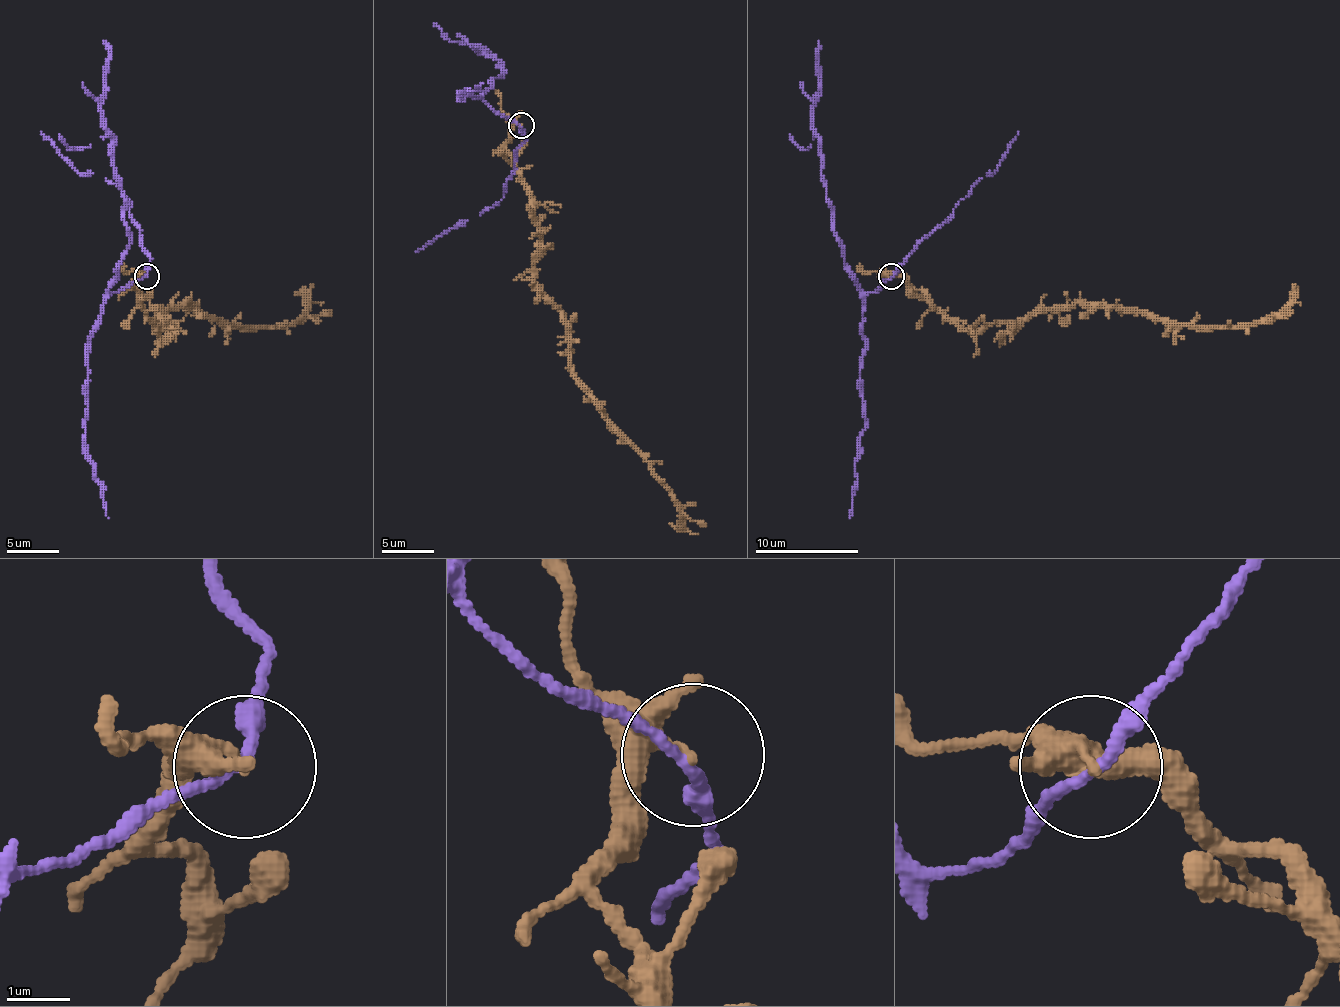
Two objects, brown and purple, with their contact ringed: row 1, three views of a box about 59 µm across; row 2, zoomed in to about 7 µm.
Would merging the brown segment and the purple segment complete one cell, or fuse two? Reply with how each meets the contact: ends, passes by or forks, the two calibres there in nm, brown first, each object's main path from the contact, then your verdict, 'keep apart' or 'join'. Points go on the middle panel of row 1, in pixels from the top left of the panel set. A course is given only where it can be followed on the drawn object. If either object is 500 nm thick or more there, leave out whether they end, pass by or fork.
brown ends there; purple passes by; 240 nm thick on the brown side, 160 nm on the other; brown runs (522, 124), (506, 148), (532, 197), (540, 233), (537, 288), (561, 311), (568, 368), (664, 487), (688, 529); purple runs (519, 124), (491, 106), (483, 96), (503, 70), (480, 46), (475, 46), (483, 52), (478, 52); keep apart

